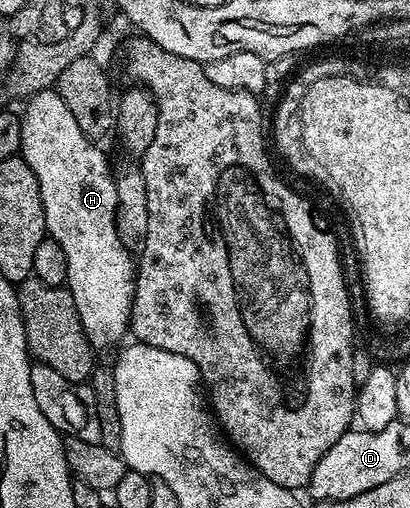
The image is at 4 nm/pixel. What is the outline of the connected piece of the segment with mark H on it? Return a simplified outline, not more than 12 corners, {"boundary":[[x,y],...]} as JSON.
{"boundary":[[56,89],[20,111],[48,237],[94,351],[130,333],[116,184]]}

